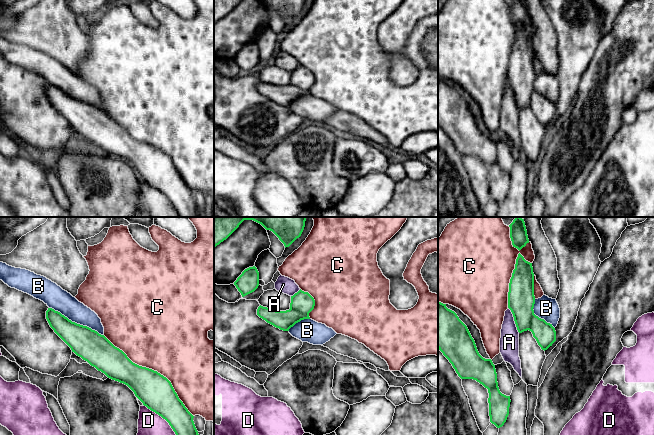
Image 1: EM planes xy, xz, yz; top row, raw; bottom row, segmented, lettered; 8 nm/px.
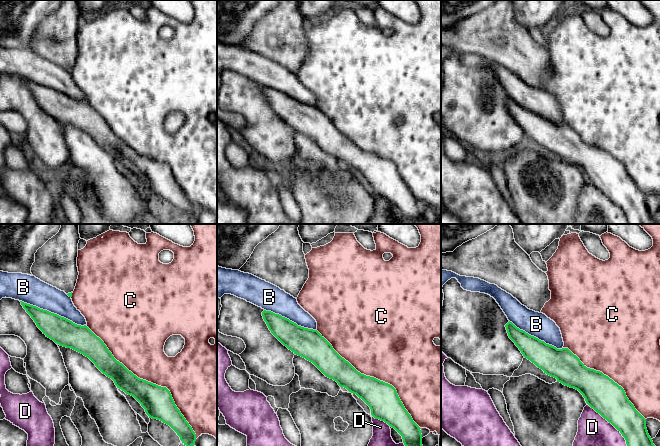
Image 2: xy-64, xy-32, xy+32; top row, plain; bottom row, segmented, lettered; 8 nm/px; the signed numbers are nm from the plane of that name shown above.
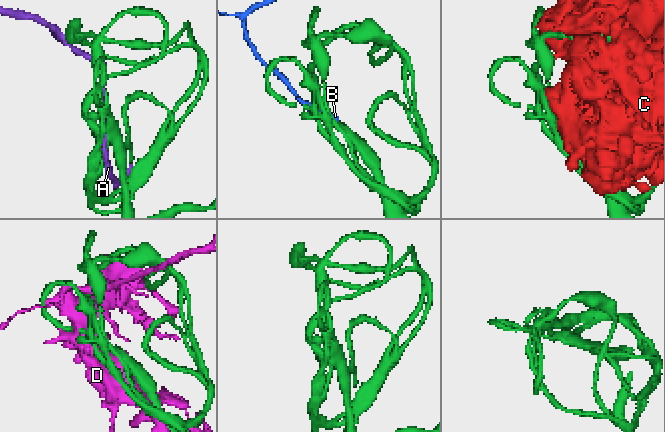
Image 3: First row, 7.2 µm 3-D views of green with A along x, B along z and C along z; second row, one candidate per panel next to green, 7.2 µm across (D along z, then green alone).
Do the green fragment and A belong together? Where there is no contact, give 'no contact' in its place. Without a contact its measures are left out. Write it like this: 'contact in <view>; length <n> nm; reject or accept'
contact in yz; length 220 nm; accept

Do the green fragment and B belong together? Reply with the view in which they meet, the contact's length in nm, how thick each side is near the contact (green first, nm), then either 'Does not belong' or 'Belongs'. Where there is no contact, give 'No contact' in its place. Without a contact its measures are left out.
Touches green in xy. Shared border 500 nm. Thickness 240 nm (green) against 180 nm. Belongs

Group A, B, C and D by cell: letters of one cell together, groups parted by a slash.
A B / C / D

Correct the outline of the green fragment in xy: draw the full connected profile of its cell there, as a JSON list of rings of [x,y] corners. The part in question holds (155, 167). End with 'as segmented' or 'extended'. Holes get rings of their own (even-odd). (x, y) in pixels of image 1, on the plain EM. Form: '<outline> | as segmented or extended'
[[[0,38],[0,56],[11,64],[43,77],[49,83],[46,87],[46,95],[50,103],[71,124],[72,128],[108,154],[127,161],[144,182],[169,199],[179,217],[199,217],[199,210],[193,197],[194,192],[179,175],[171,158],[157,147],[133,139],[122,126],[115,123],[104,112],[101,95],[94,87],[56,59],[26,45],[15,44]]] | extended

